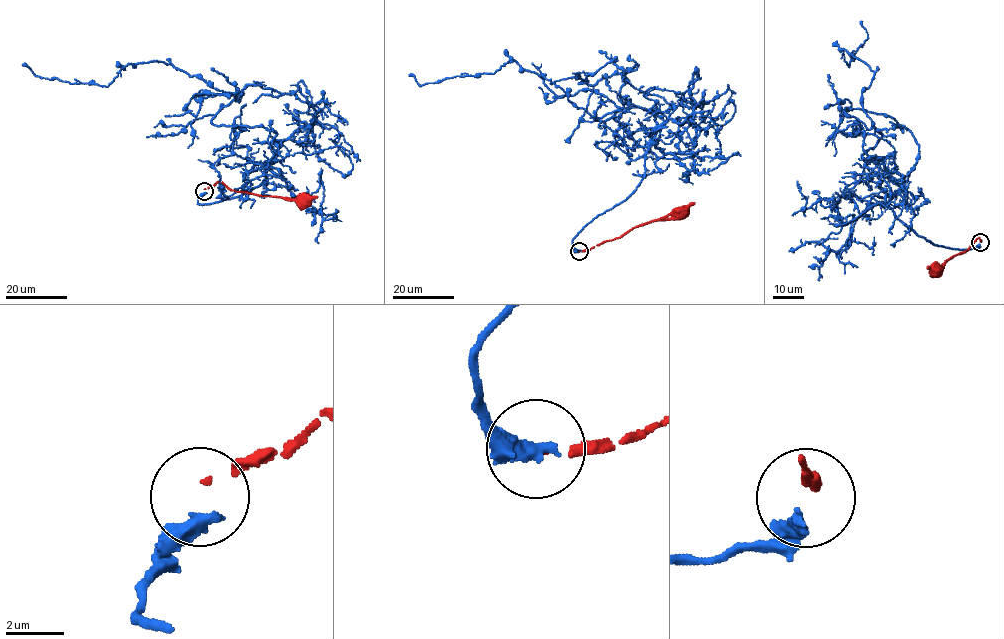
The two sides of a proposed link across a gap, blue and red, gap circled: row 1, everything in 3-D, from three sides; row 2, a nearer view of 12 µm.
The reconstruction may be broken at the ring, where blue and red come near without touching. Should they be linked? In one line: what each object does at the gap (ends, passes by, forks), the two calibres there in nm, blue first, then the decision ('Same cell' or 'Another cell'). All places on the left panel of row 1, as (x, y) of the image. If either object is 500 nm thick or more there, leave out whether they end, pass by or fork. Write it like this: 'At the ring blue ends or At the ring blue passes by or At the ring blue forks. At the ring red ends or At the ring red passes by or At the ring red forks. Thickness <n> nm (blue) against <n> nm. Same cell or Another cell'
Thickness 500 nm (blue) against 110 nm. Another cell

